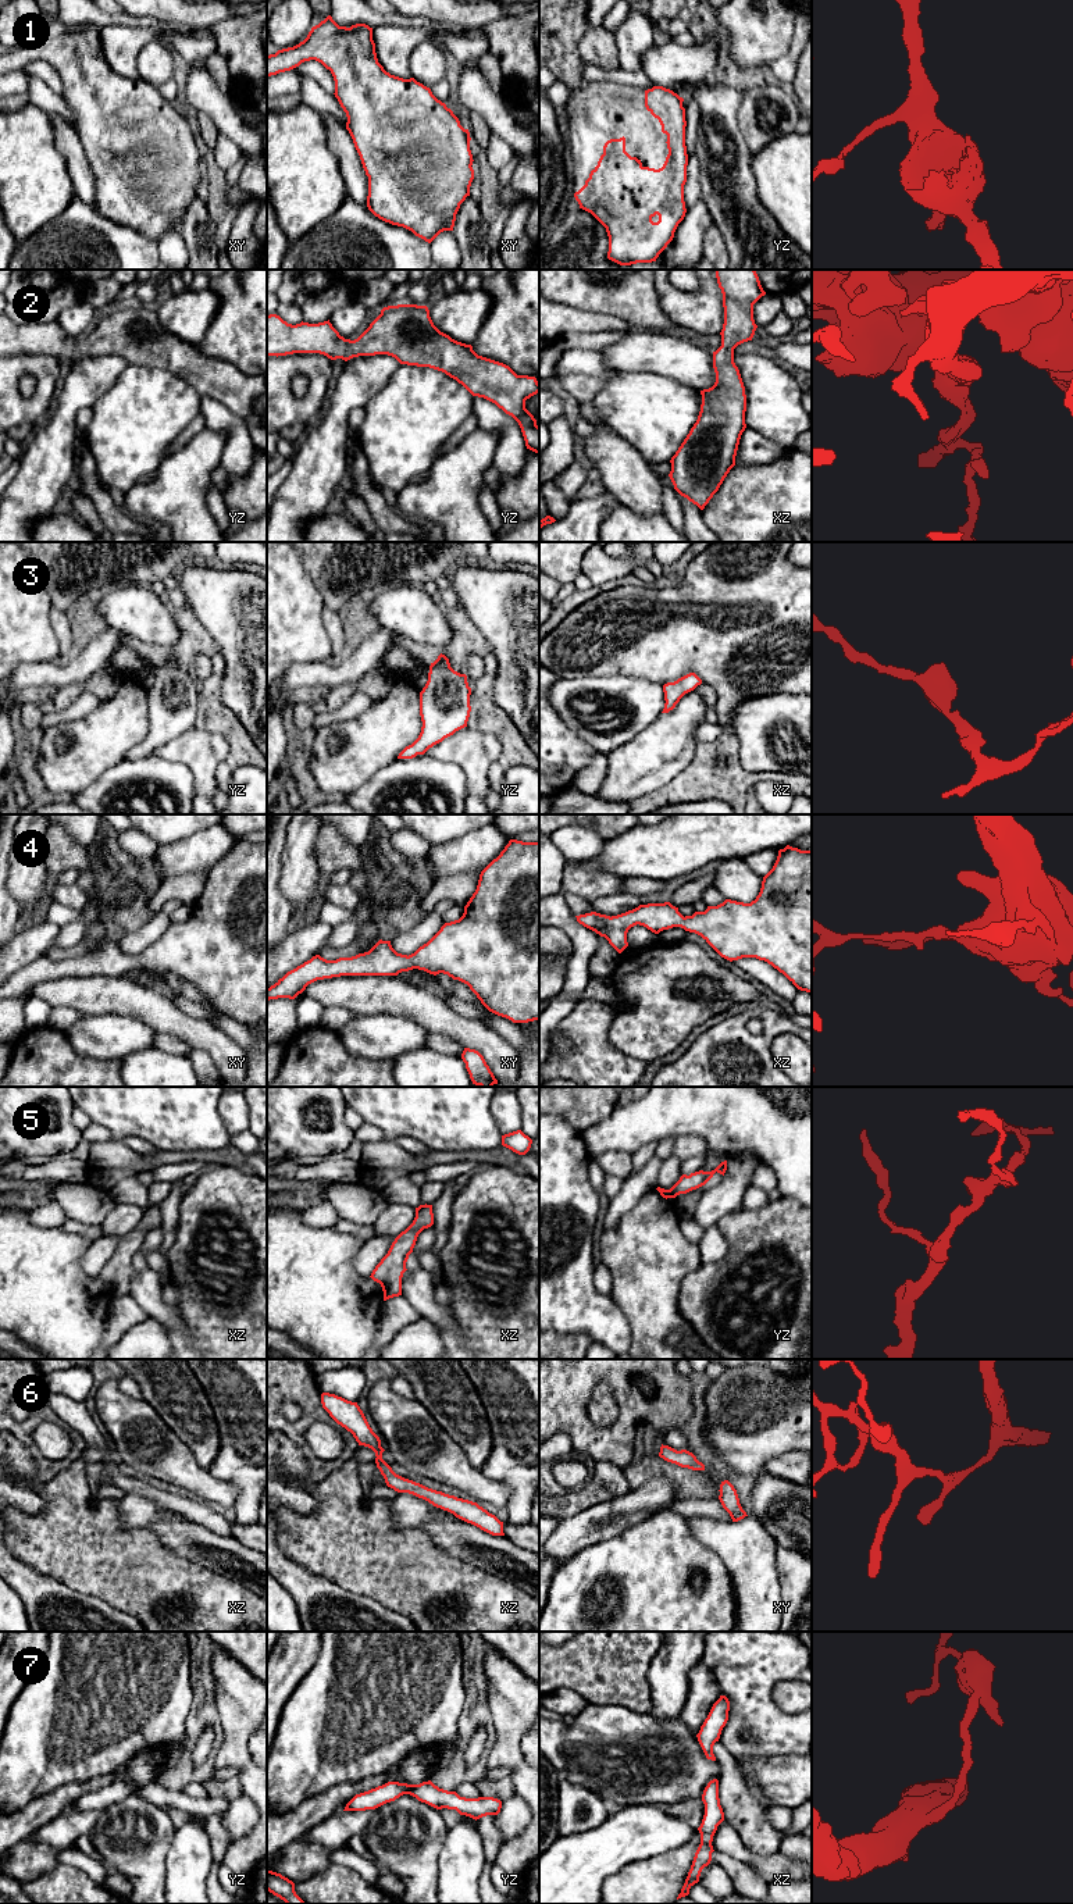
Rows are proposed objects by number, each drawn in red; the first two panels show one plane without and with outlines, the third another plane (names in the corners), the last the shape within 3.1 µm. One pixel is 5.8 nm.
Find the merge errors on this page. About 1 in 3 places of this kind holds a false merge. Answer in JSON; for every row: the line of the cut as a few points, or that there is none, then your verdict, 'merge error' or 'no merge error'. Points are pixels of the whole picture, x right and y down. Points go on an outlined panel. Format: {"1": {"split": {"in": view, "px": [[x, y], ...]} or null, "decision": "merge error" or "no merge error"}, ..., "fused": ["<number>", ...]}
{"1": {"split": null, "decision": "no merge error"}, "2": {"split": null, "decision": "no merge error"}, "3": {"split": null, "decision": "no merge error"}, "4": {"split": null, "decision": "no merge error"}, "5": {"split": null, "decision": "no merge error"}, "6": {"split": null, "decision": "no merge error"}, "7": {"split": null, "decision": "no merge error"}, "fused": []}

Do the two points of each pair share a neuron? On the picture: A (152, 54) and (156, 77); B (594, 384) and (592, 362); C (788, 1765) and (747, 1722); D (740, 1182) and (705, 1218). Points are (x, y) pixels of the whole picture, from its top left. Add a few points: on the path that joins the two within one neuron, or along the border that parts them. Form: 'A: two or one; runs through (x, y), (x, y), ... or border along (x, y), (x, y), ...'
A: one; runs through (154, 60), (156, 71)
B: two; border along (560, 375), (591, 374), (606, 381)
C: two; border along (797, 1754), (756, 1755), (751, 1764), (747, 1764)
D: one; runs through (731, 1190), (712, 1209)

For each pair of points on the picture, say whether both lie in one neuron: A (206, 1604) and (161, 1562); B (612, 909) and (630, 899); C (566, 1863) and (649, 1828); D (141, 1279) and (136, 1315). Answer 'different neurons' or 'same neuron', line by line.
A: same neuron
B: same neuron
C: same neuron
D: different neurons

